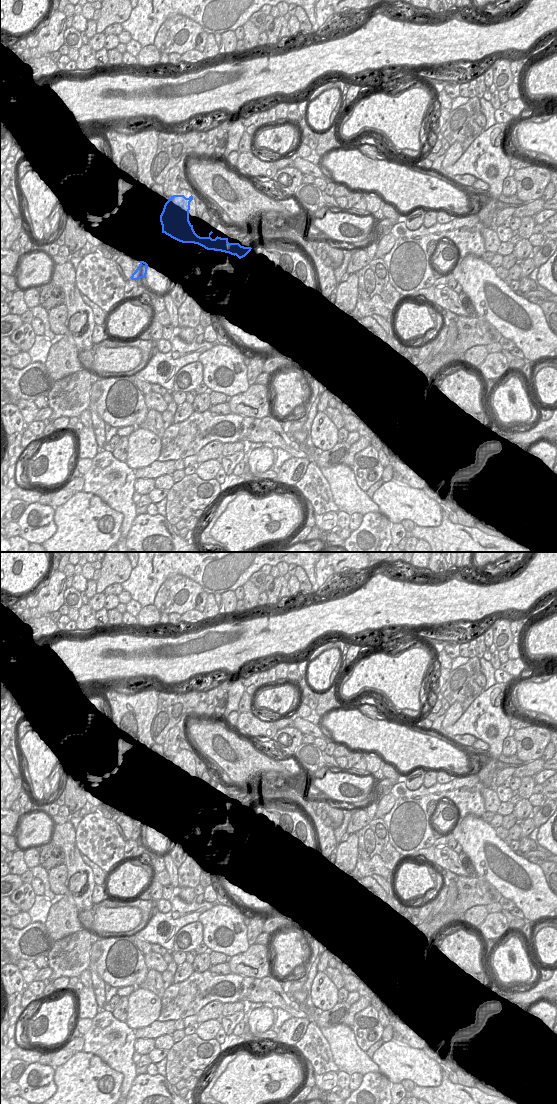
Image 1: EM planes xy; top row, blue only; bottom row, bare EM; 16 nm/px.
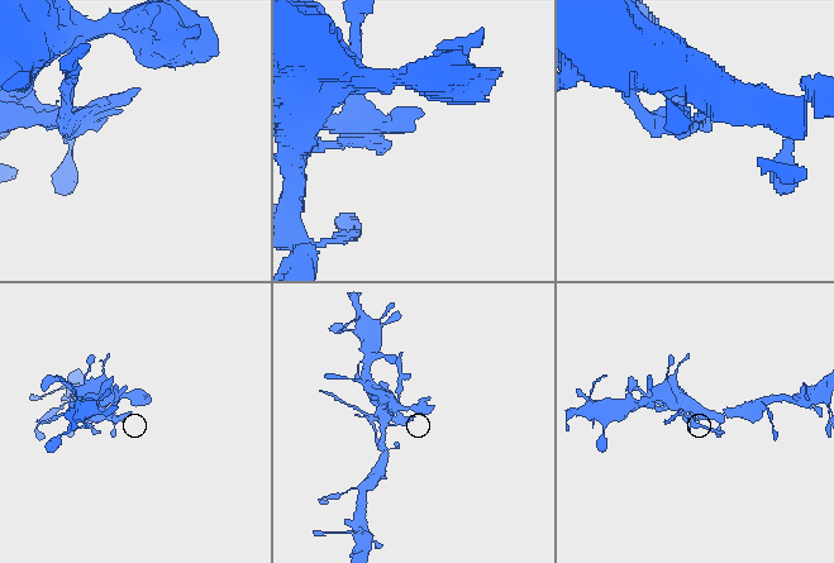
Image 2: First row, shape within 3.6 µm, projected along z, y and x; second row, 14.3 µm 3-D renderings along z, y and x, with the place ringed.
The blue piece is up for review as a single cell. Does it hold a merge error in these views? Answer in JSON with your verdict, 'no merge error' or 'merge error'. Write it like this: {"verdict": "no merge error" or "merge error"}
{"verdict": "merge error"}

